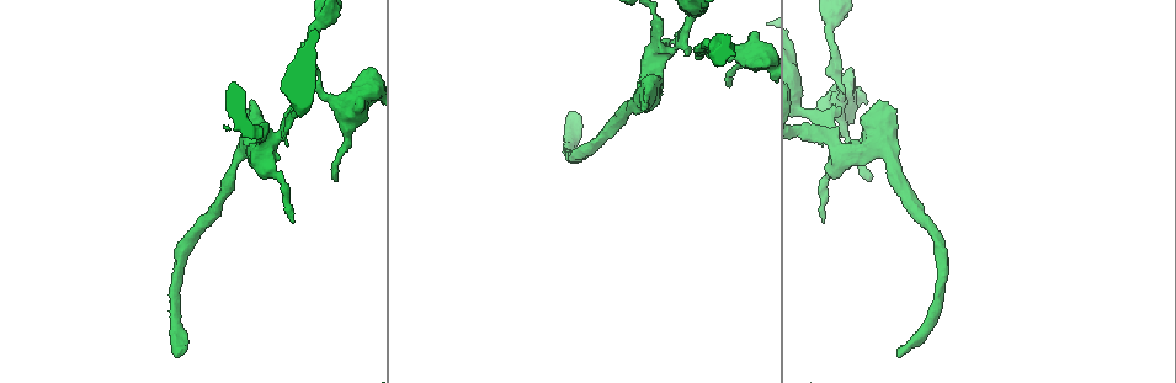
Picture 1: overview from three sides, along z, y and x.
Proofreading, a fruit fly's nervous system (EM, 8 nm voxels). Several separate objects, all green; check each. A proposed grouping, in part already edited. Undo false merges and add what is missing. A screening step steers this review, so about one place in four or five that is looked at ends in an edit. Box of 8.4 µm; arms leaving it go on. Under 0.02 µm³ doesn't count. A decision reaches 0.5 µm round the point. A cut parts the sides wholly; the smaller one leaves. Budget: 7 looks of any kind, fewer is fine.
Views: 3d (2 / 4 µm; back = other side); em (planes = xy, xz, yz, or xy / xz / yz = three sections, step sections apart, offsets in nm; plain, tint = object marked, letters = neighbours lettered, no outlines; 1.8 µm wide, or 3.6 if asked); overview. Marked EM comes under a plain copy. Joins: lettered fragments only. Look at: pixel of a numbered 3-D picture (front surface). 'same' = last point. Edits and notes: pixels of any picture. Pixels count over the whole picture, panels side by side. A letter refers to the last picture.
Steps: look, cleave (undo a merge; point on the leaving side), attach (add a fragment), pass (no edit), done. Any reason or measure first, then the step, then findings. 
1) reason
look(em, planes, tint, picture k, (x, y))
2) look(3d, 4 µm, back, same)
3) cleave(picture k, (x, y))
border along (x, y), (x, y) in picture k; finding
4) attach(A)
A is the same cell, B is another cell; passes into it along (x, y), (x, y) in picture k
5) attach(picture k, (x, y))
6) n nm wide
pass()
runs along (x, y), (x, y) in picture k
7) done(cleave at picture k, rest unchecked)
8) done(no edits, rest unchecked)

long arm stops here
look(3d, 4 µm, picture 1, (573, 113))

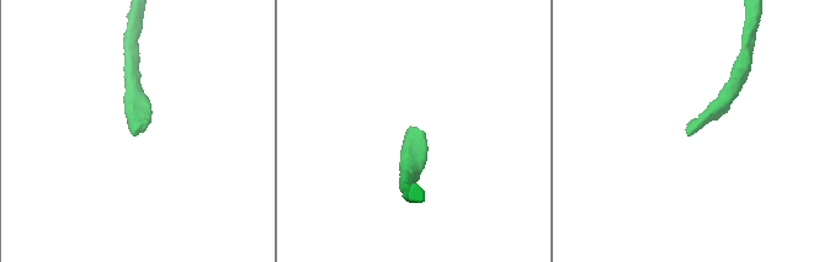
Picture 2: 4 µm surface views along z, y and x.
shape alone is not enough
look(em, xz, step 16, letters, picture 2, (133, 133))

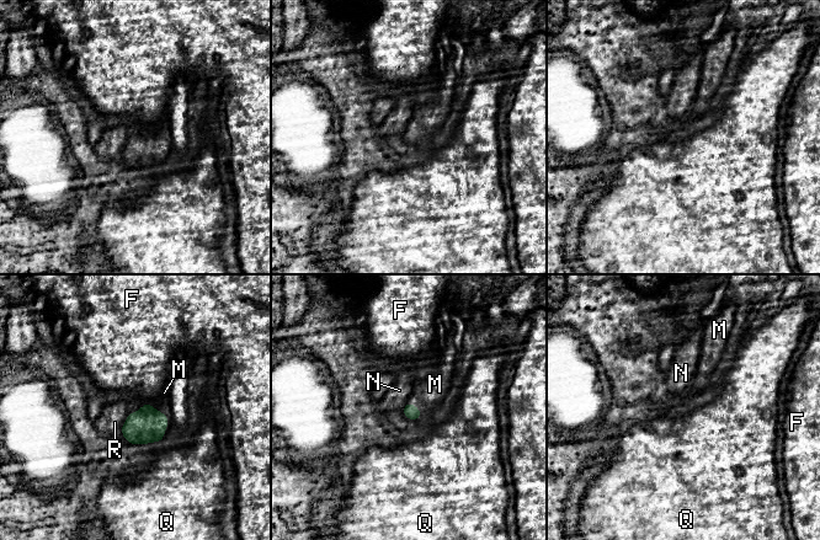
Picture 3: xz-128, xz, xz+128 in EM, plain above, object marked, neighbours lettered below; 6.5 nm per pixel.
another direction
look(em, planes, letters, same)

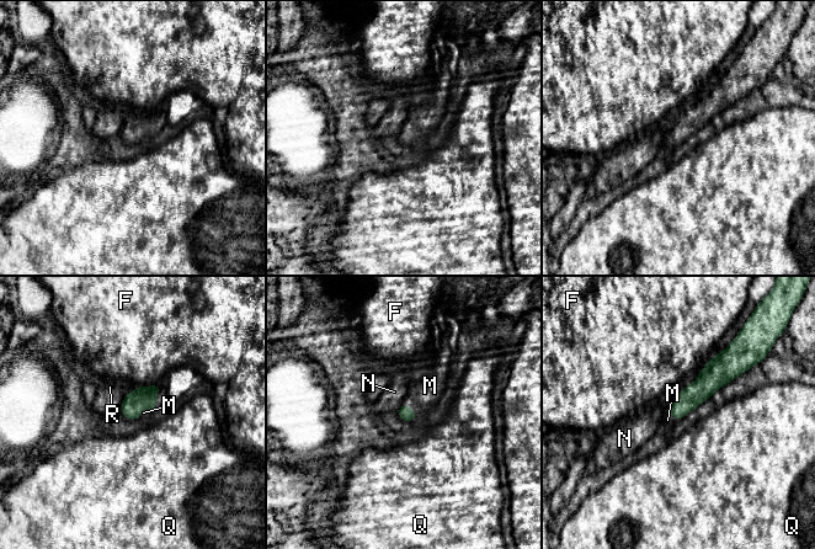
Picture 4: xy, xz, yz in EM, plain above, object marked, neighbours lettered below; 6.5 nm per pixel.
attach(M)
M is the same cell, F, N, Q and R are other cells; passes into it along (405, 412), (410, 408), (430, 385) in picture 4; the cell continues

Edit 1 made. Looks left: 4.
thin end
look(em, planes, letters, picture 1, (335, 178))

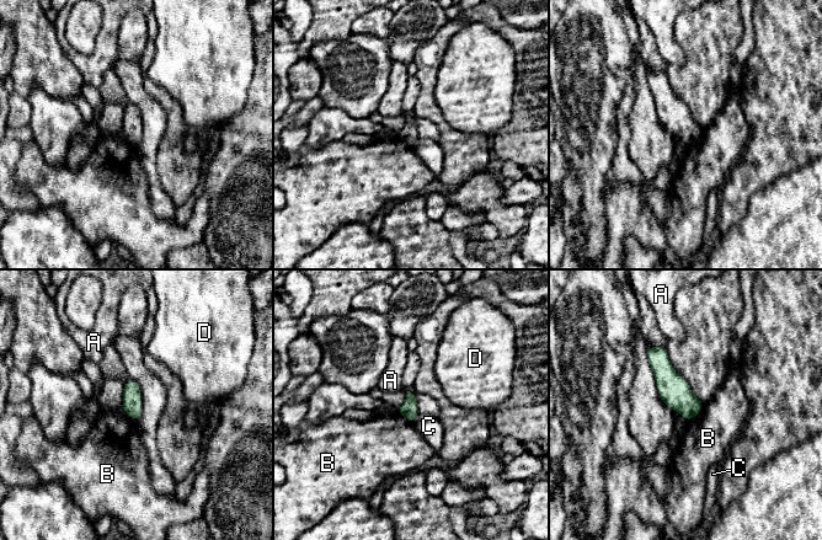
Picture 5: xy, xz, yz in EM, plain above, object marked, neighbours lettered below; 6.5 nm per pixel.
B touches over 180 nm
pass()
A, B, C and D are other cells; border along (418, 413), (412, 423) in picture 5; none of them fits

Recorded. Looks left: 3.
done(attach at picture 4, rest unchecked)

